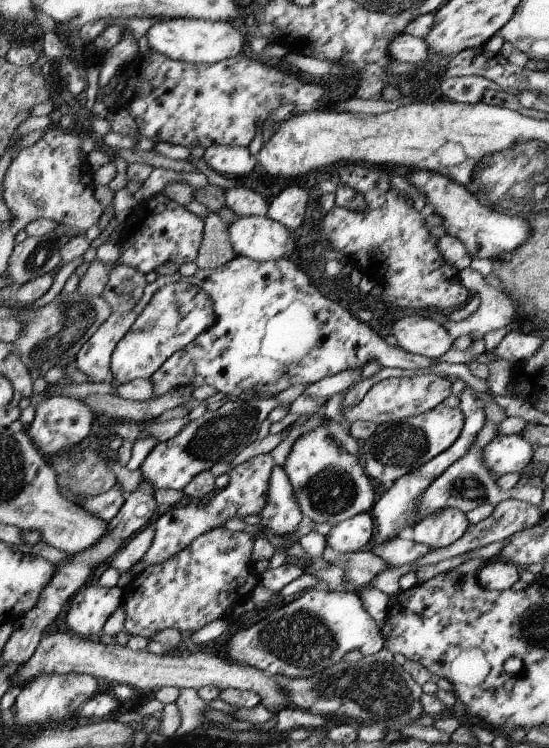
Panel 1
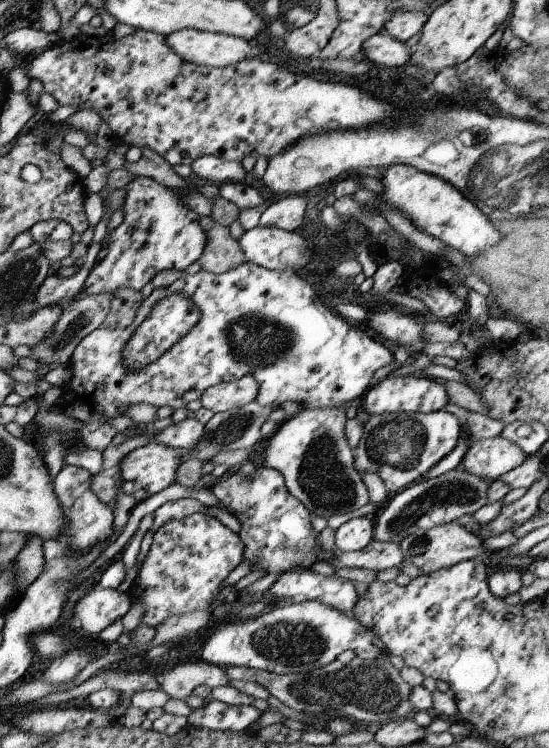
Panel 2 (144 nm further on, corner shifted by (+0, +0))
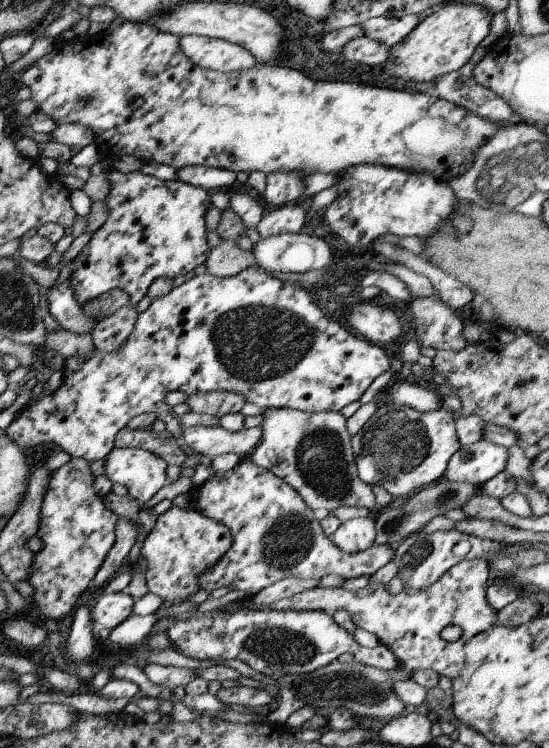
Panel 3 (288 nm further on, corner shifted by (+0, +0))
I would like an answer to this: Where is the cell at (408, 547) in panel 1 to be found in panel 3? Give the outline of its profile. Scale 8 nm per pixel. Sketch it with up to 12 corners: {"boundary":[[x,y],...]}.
{"boundary":[[247,458],[191,488],[231,534],[197,580],[249,598],[285,578],[373,576],[339,552],[299,494]]}

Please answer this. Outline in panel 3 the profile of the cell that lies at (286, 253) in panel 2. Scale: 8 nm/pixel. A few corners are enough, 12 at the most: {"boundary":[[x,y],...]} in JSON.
{"boundary":[[275,234],[251,246],[257,268],[305,274],[331,264],[307,234]]}

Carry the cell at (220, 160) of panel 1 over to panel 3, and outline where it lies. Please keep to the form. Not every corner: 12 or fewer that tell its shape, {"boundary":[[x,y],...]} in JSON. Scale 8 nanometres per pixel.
{"boundary":[[185,166],[175,180],[221,192],[237,174],[223,168]]}

